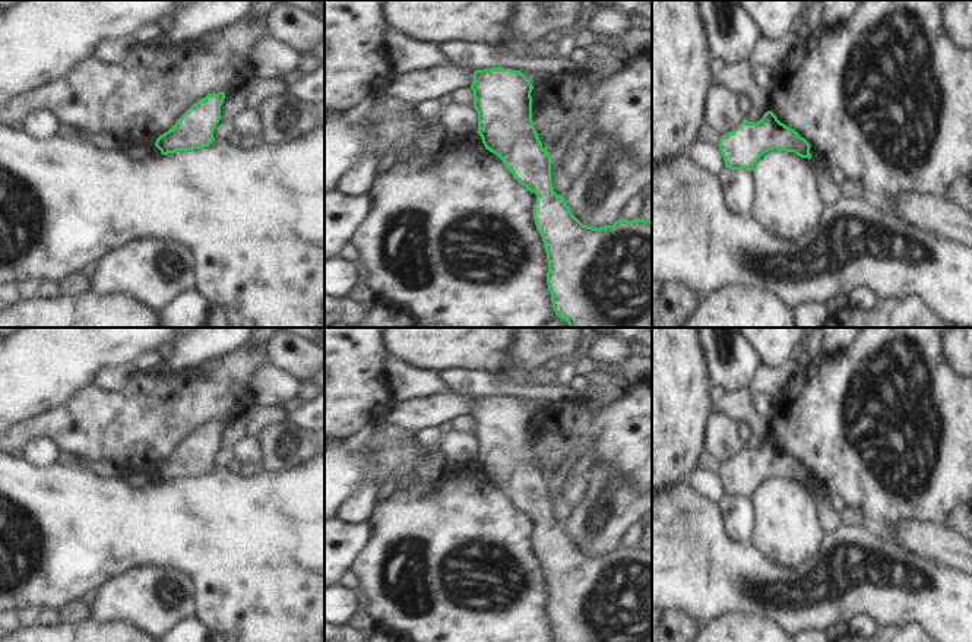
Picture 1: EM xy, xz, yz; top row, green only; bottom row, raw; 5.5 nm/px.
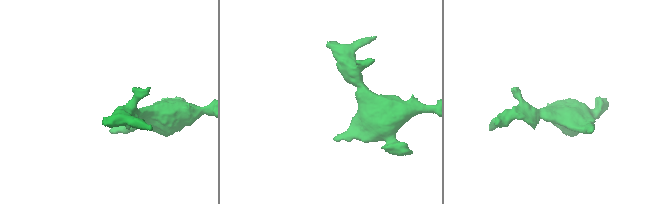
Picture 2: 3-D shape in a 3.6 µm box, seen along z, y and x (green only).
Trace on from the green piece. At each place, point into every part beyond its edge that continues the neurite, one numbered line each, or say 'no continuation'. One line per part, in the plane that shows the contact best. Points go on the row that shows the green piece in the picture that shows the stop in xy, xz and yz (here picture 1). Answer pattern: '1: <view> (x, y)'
no continuation

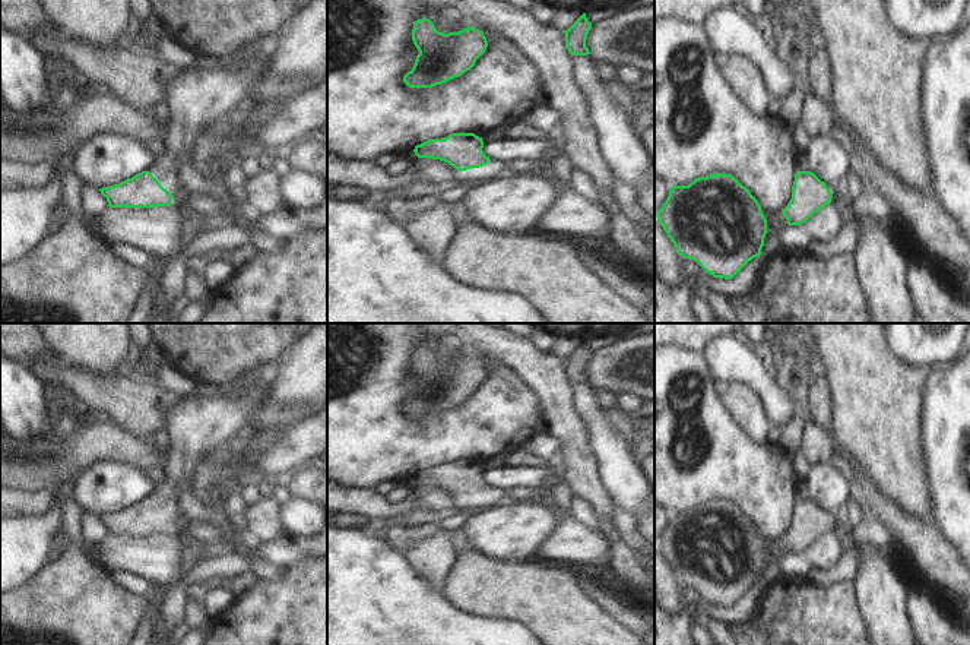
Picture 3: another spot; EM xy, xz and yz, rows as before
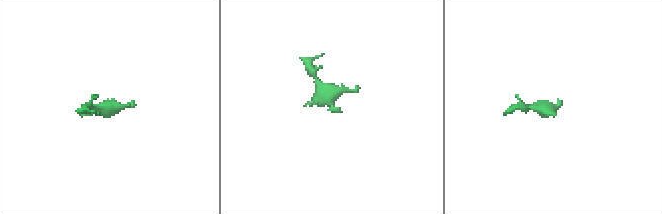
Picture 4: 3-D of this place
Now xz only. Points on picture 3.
1: xz (490, 171)

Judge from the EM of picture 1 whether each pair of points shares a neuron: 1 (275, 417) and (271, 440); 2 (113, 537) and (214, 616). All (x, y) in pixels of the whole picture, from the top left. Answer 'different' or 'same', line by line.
1: different
2: same

